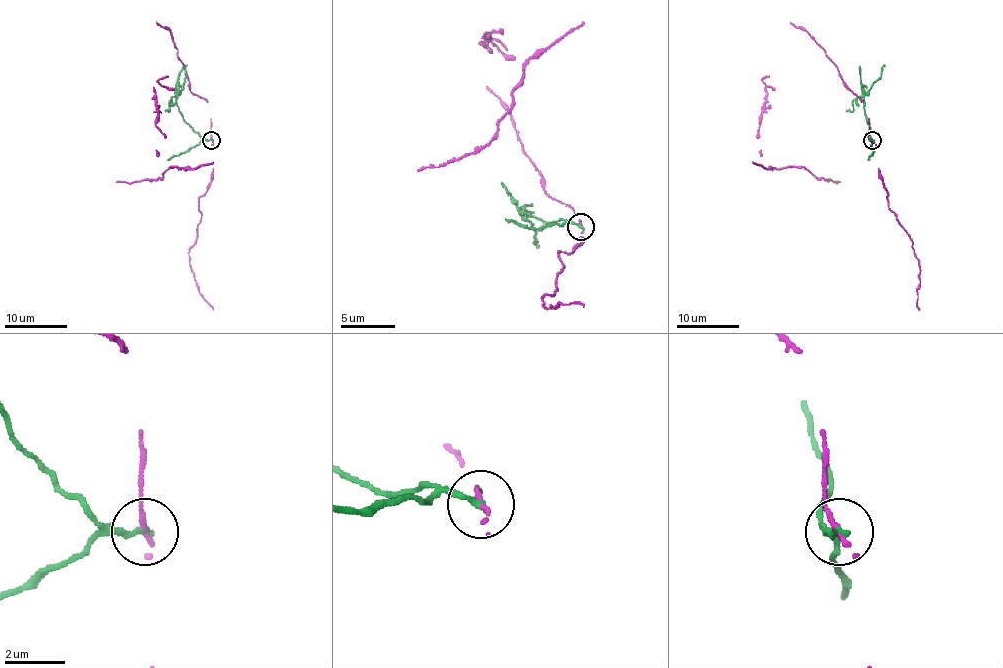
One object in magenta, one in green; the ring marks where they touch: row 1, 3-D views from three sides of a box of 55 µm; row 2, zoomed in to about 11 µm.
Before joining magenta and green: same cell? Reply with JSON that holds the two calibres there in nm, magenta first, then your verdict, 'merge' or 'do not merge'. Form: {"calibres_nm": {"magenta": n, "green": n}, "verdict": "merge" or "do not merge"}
{"calibres_nm": {"magenta": 190, "green": 200}, "verdict": "do not merge"}

